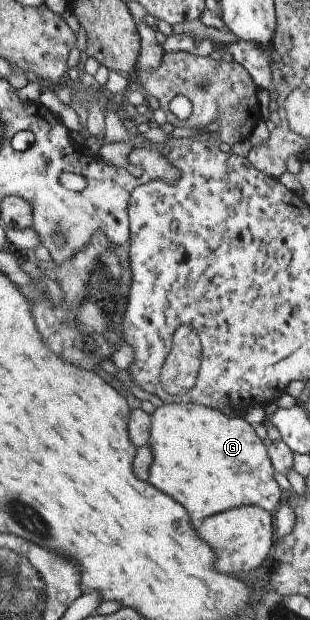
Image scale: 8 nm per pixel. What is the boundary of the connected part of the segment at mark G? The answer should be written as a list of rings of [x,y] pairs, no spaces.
[[[192,403],[161,404],[150,416],[147,446],[152,457],[147,483],[181,504],[191,518],[191,524],[202,524],[205,518],[242,505],[254,505],[267,513],[280,504],[281,490],[273,479],[273,468],[266,454],[266,442],[259,440],[254,426],[241,416],[227,418],[225,414]]]

